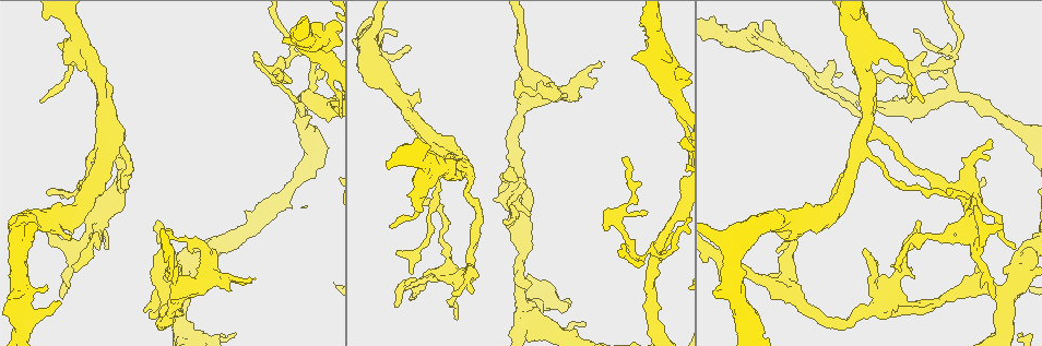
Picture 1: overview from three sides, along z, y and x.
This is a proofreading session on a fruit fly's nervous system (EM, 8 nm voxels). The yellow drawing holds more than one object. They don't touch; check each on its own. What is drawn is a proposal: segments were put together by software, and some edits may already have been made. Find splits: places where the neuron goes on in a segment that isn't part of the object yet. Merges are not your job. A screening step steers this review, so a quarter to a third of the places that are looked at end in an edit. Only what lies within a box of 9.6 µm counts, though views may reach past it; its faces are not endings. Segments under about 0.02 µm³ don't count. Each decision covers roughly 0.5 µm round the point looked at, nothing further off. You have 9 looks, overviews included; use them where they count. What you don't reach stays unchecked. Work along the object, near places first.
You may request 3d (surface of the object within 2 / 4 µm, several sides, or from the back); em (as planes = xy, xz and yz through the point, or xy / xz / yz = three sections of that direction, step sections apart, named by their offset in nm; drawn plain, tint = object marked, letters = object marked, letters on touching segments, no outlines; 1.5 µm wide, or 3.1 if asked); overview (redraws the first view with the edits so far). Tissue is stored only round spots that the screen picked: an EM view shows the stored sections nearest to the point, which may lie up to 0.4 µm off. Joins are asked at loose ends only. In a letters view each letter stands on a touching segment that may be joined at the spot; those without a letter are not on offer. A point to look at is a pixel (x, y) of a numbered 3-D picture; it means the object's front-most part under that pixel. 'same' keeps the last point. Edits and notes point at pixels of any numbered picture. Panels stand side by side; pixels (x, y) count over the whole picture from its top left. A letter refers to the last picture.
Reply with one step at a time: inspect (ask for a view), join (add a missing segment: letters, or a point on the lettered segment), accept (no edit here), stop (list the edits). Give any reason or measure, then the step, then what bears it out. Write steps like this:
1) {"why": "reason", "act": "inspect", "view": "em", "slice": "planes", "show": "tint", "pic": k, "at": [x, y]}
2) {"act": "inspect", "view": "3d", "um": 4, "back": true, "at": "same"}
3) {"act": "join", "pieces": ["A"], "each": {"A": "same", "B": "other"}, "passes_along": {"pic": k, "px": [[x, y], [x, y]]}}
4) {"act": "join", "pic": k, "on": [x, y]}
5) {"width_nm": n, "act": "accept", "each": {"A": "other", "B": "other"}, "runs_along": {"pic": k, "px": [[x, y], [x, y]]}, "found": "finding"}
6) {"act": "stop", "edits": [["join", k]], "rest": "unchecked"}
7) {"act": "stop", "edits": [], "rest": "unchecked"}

{"act": "inspect", "view": "3d", "um": 2, "pic": 1, "at": [413, 297]}

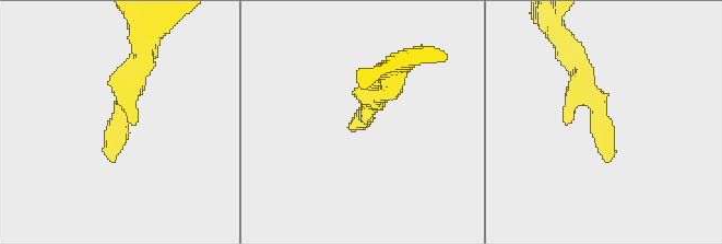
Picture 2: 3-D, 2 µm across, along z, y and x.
{"act": "inspect", "view": "em", "slice": "planes", "show": "letters", "pic": 2, "at": [604, 157]}

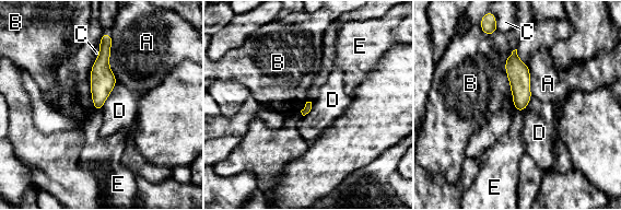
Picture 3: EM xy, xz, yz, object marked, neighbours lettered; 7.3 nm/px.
{"act": "accept", "each": {"A": "other", "B": "other", "C": "other", "D": "other", "E": "other"}, "runs_along": {"pic": 3, "px": [[104, 39], [101, 91], [97, 106]]}, "found": "none of them fits"}

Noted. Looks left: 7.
{"why": "branch stops here", "act": "inspect", "view": "em", "slice": "xz", "step": 4, "show": "plain", "pic": 1, "at": [62, 204]}

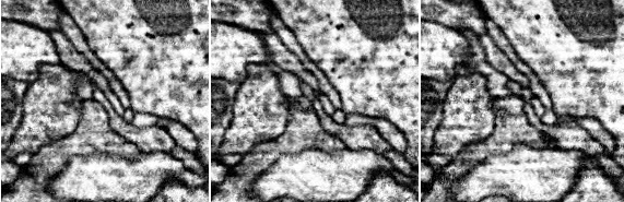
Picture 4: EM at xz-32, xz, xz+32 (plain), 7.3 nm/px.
{"act": "inspect", "view": "em", "slice": "xz", "step": 4, "show": "letters", "at": "same"}

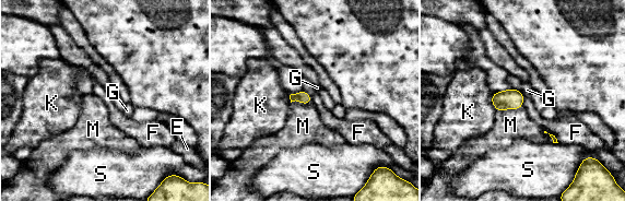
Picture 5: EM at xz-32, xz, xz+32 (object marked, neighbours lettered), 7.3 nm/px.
{"act": "accept", "each": {"E": "other", "F": "other", "G": "other", "K": "other", "M": "other", "S": "other"}, "found": "none of them fits"}

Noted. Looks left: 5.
{"why": "branch stops here", "act": "inspect", "view": "3d", "um": 2, "pic": 1, "at": [888, 312]}

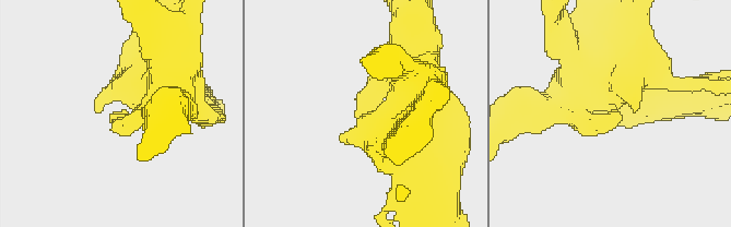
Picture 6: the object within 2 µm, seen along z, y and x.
{"why": "now the EM", "act": "inspect", "view": "em", "slice": "xz", "step": 4, "show": "tint", "pic": 6, "at": [604, 117]}

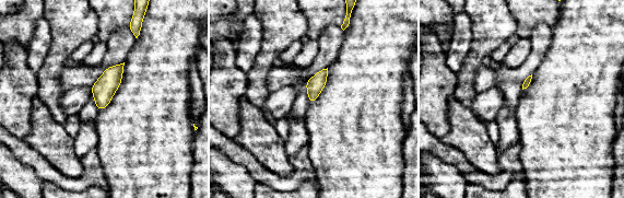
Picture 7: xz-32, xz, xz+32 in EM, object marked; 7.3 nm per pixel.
{"why": "another direction", "act": "inspect", "view": "em", "slice": "planes", "show": "letters", "at": "same"}

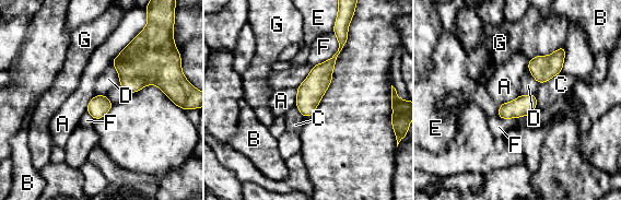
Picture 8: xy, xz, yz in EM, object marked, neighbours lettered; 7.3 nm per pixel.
{"width_nm": 150, "act": "accept", "each": {"A": "other", "B": "other", "C": "other", "D": "other", "E": "other", "F": "other", "G": "other"}, "found": "none of them fits"}

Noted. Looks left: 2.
{"why": "long arm stops here", "act": "inspect", "view": "em", "slice": "xz", "step": 8, "show": "tint", "pic": 1, "at": [426, 205]}

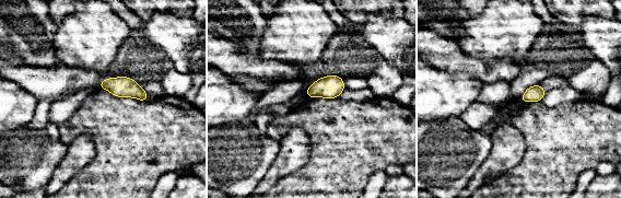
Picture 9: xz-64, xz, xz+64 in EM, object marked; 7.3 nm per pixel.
{"why": "another direction", "act": "inspect", "view": "em", "slice": "planes", "show": "letters", "at": "same"}

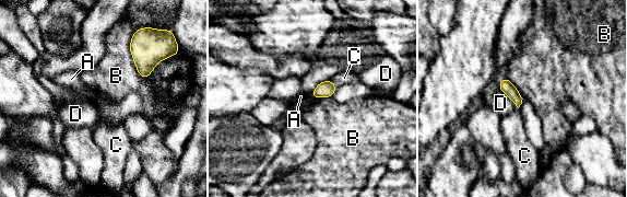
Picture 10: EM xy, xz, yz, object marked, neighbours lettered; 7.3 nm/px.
{"width_nm": 90, "act": "accept", "each": {"A": "other", "B": "other", "C": "other", "D": "other"}, "border": {"pic": 10, "px": [[129, 42], [142, 77], [177, 54]]}, "found": "none of them fits"}

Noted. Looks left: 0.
{"act": "stop", "edits": [], "rest": "unchecked"}

